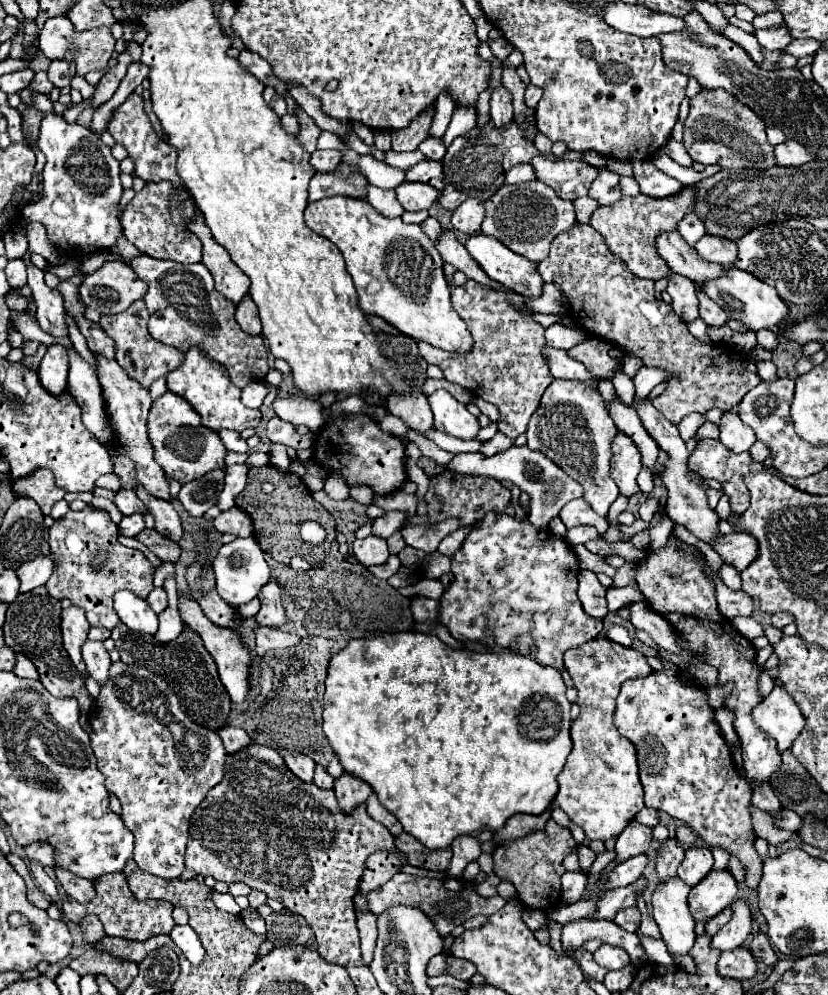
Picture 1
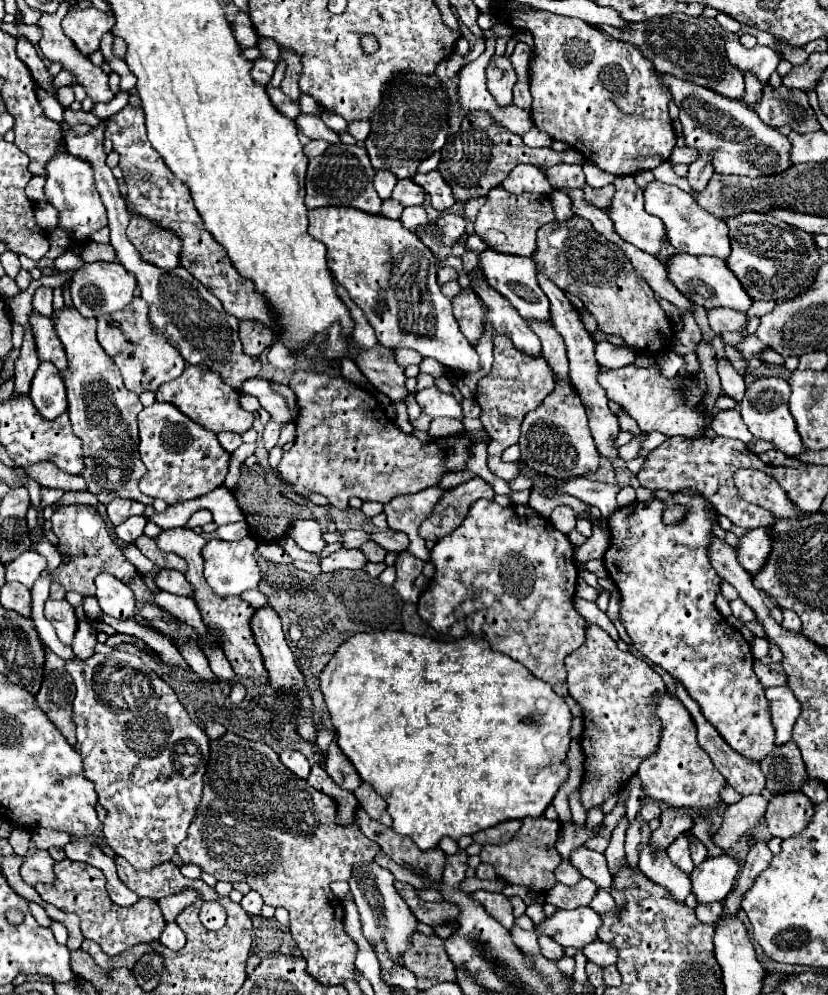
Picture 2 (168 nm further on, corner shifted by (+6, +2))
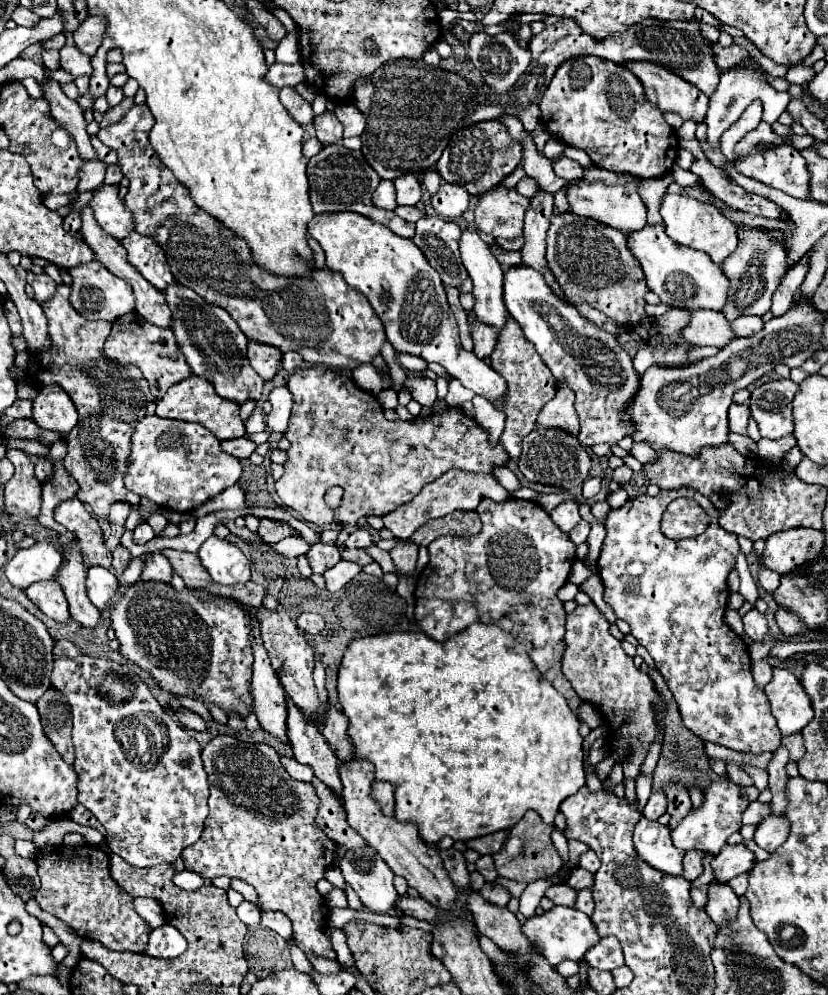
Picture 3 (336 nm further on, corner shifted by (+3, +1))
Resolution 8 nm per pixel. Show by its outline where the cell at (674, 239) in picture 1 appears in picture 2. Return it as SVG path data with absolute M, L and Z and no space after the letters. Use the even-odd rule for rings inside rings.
M618 176L614 180L616 186L616 194L612 198L612 204L606 208L610 220L614 222L616 232L630 244L634 244L636 248L648 252L648 254L658 254L660 248L668 242L668 234L666 234L666 226L662 224L660 218L648 214L644 210L644 198L642 198L642 188L634 182L634 176Z

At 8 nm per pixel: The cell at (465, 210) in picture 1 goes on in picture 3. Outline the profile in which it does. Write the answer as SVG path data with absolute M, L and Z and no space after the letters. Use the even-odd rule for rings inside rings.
M423 217L417 221L413 243L423 251L429 265L441 275L443 285L461 287L467 279L467 269L459 261L459 227L439 217Z

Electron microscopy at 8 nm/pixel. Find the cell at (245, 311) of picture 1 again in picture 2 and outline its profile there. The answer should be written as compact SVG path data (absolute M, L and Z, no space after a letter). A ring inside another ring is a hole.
M242 320L240 322L240 340L242 340L244 352L248 352L250 356L260 356L262 350L272 344L274 334L260 322Z

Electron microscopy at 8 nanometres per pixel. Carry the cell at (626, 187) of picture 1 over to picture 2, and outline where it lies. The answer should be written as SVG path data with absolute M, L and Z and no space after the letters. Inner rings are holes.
M587 184L583 190L584 194L586 194L586 202L590 202L592 206L602 208L602 210L608 208L608 204L612 202L612 196L616 194L614 184L608 184L604 188L590 188Z

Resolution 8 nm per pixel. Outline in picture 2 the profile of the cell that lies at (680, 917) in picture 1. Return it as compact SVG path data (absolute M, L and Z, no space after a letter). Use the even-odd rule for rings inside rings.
M646 846L640 852L638 868L648 880L666 888L676 902L684 904L684 900L686 900L686 896L690 894L690 888L692 888L690 876L684 876L684 872L678 872L678 868L668 860L668 856L664 852L654 856L650 846Z

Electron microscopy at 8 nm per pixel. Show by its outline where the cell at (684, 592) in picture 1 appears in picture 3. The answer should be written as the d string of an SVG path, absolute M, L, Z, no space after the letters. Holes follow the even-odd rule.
M661 489L659 495L639 495L629 499L619 509L611 509L605 517L605 541L597 561L597 573L603 581L603 601L615 611L615 615L631 625L631 635L653 657L659 673L665 677L673 699L679 705L685 727L699 739L723 745L741 753L775 751L781 745L781 733L771 715L769 701L751 677L751 659L743 639L723 621L729 587L727 575L735 567L739 555L739 543L733 533L727 533L717 521L717 509L713 503L695 489ZM677 497L691 497L711 517L709 529L695 539L671 541L659 531L661 515L667 505Z

